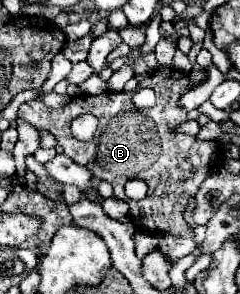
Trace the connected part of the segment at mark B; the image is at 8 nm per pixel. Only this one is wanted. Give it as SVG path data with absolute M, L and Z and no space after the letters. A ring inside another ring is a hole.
M158 67L144 81L138 83L138 89L142 89L142 87L152 87L156 91L158 103L152 109L136 109L134 103L132 103L132 95L134 95L132 91L120 91L120 93L106 91L102 95L94 95L94 97L92 95L78 95L78 97L70 99L70 103L66 103L58 109L52 109L52 107L44 105L40 99L34 99L34 101L28 101L28 103L20 105L18 117L28 121L30 125L34 125L38 131L50 131L58 139L66 157L70 157L78 165L88 167L90 173L96 179L108 181L114 187L114 197L124 199L130 205L132 223L138 229L170 233L170 235L176 235L176 237L194 237L192 229L184 221L184 209L186 209L188 199L194 197L196 191L200 189L200 183L214 171L212 157L214 157L214 153L218 153L218 145L216 145L216 141L196 141L194 137L176 133L176 127L186 121L186 111L180 107L178 101L180 101L180 95L184 95L188 89L192 89L188 73L182 73L182 71L172 69L172 67ZM80 113L92 113L98 119L98 131L96 131L92 141L78 141L70 133L70 123ZM130 179L146 181L148 193L142 201L132 201L132 199L126 197L124 185Z

